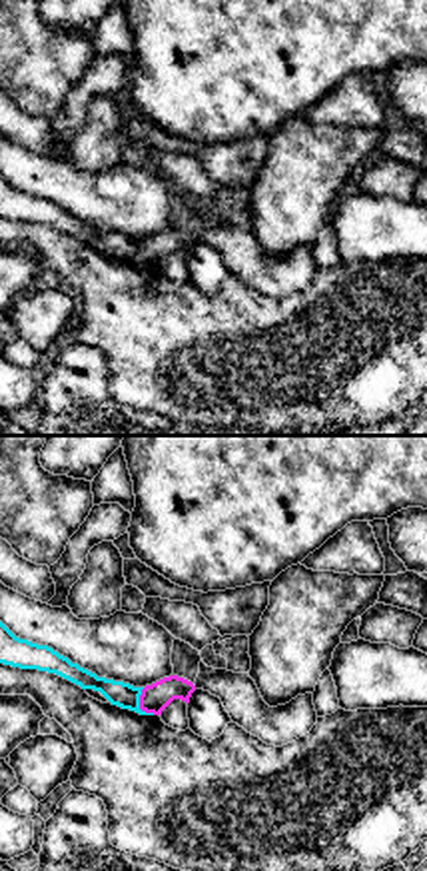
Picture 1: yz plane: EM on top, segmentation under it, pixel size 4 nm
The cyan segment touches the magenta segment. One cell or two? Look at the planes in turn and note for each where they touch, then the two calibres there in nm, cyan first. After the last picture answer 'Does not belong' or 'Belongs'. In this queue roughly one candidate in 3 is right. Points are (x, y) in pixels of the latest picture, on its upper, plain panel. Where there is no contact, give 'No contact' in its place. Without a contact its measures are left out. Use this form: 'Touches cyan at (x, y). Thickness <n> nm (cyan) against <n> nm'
Touches cyan at (138, 258). Thickness 100 nm (cyan) against 120 nm

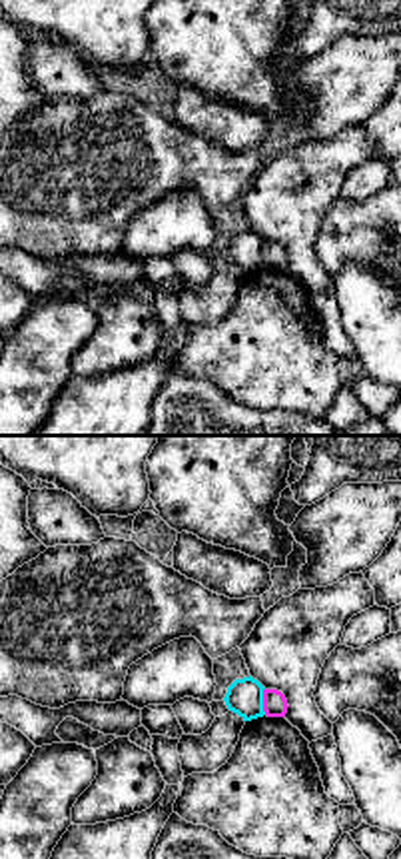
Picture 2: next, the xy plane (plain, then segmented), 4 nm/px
Touches cyan at (262, 254). Thickness 140 nm (cyan) against 100 nm

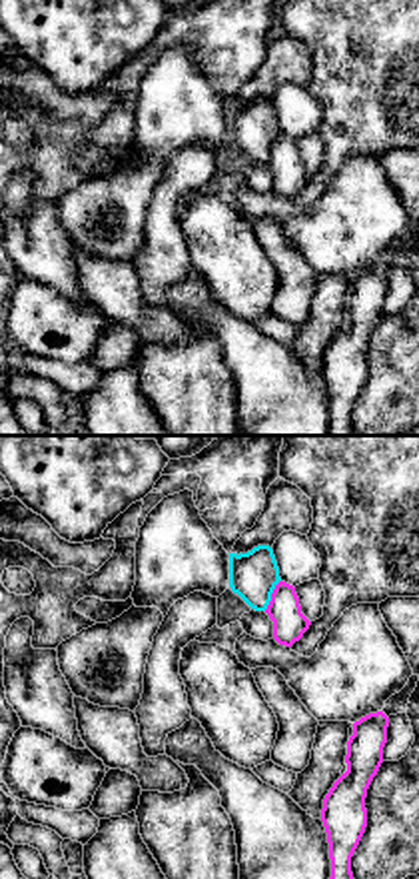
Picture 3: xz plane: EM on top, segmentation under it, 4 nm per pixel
Touches cyan at (270, 148). Thickness 190 nm (cyan) against 140 nm

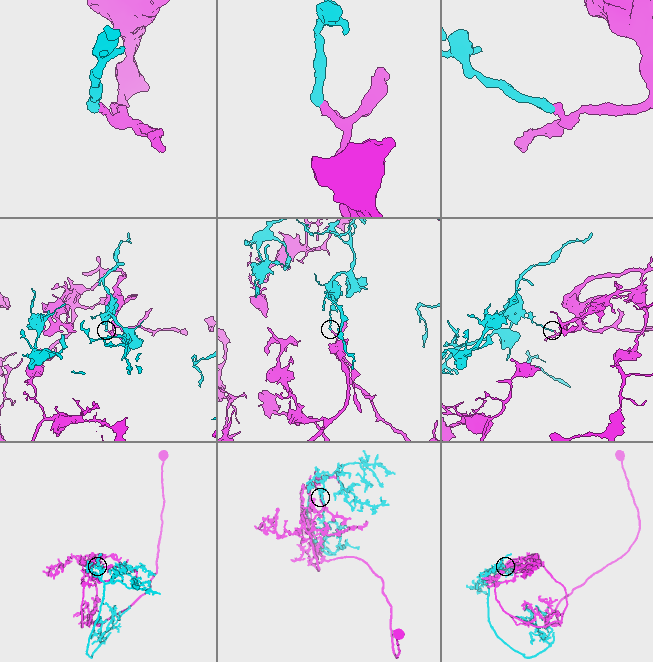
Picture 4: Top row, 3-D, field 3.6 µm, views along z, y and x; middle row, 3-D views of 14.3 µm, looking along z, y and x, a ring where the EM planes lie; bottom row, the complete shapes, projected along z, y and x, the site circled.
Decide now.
Does not belong

